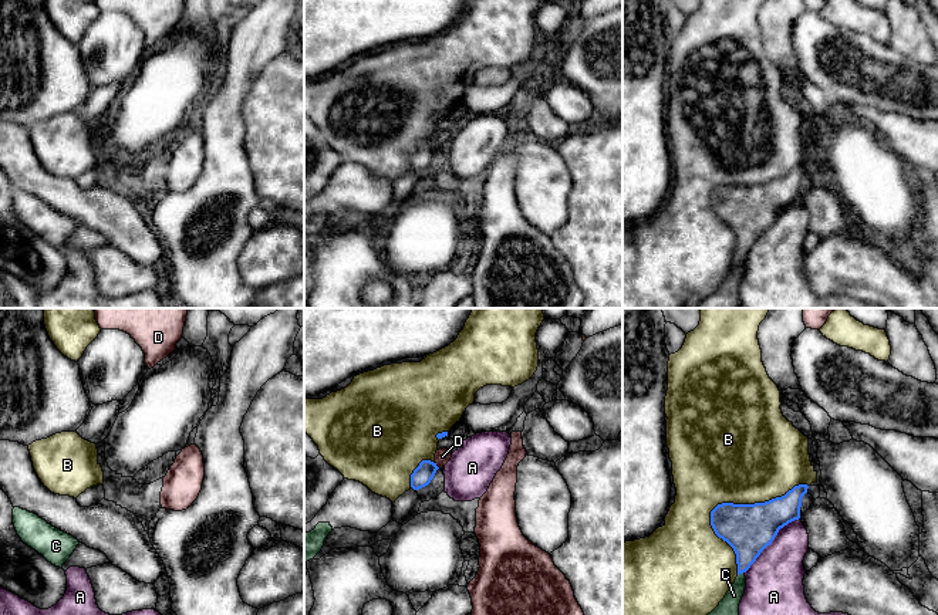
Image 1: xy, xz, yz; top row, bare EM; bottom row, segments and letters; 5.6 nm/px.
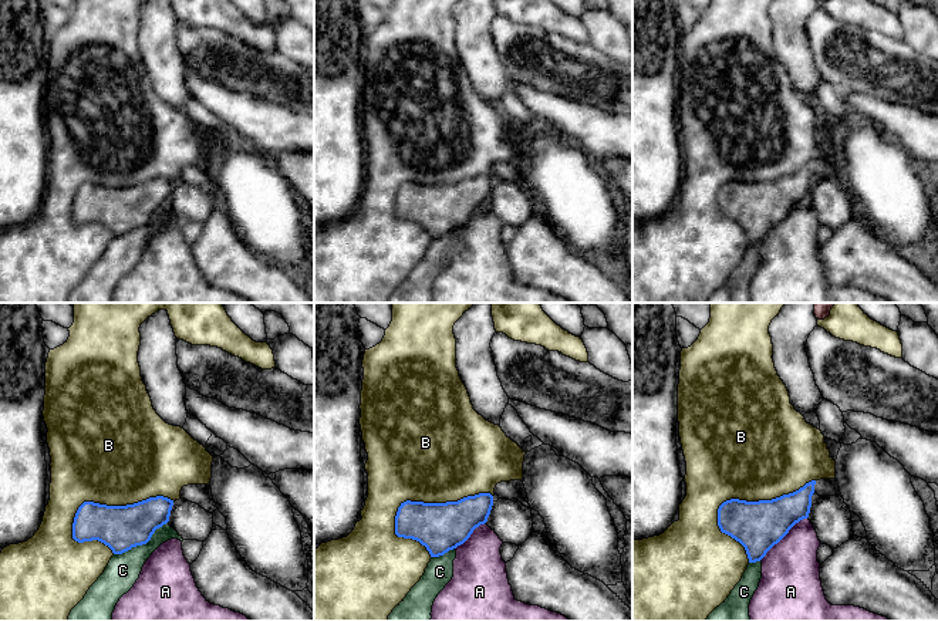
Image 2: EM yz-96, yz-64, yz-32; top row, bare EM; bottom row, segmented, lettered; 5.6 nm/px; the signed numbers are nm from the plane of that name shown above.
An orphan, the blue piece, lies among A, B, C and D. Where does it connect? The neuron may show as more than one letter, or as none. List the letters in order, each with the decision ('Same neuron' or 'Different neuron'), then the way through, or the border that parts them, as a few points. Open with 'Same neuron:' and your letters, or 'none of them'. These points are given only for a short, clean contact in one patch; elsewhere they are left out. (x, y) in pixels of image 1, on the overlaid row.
Same neuron: none of them
A: Different neuron
B: Different neuron
C: Different neuron
D: Different neuron

